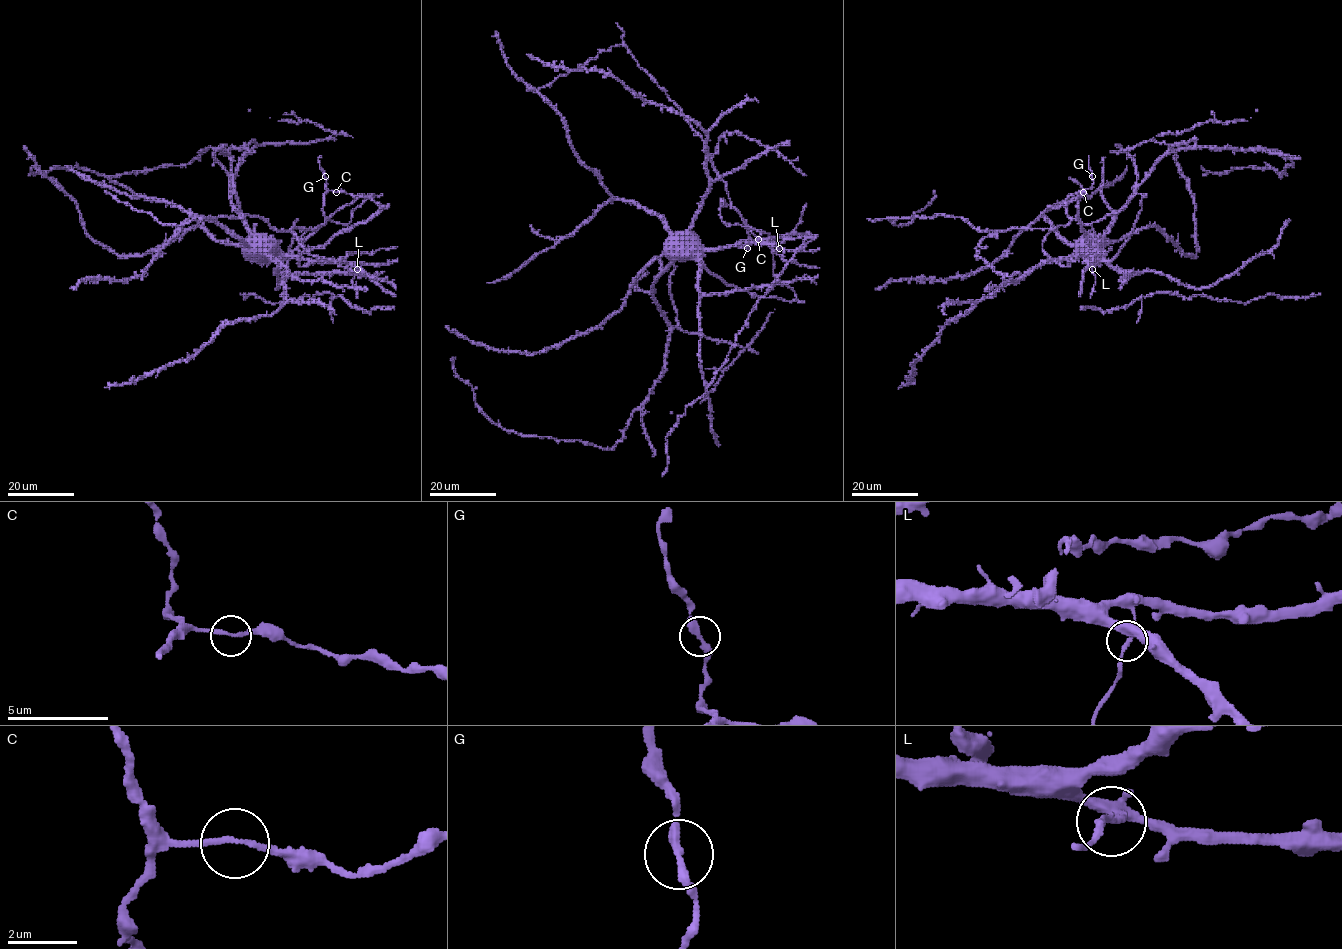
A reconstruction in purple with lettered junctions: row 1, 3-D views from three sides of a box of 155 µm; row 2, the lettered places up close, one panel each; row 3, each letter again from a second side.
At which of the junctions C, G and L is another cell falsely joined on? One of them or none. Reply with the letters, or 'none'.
L

